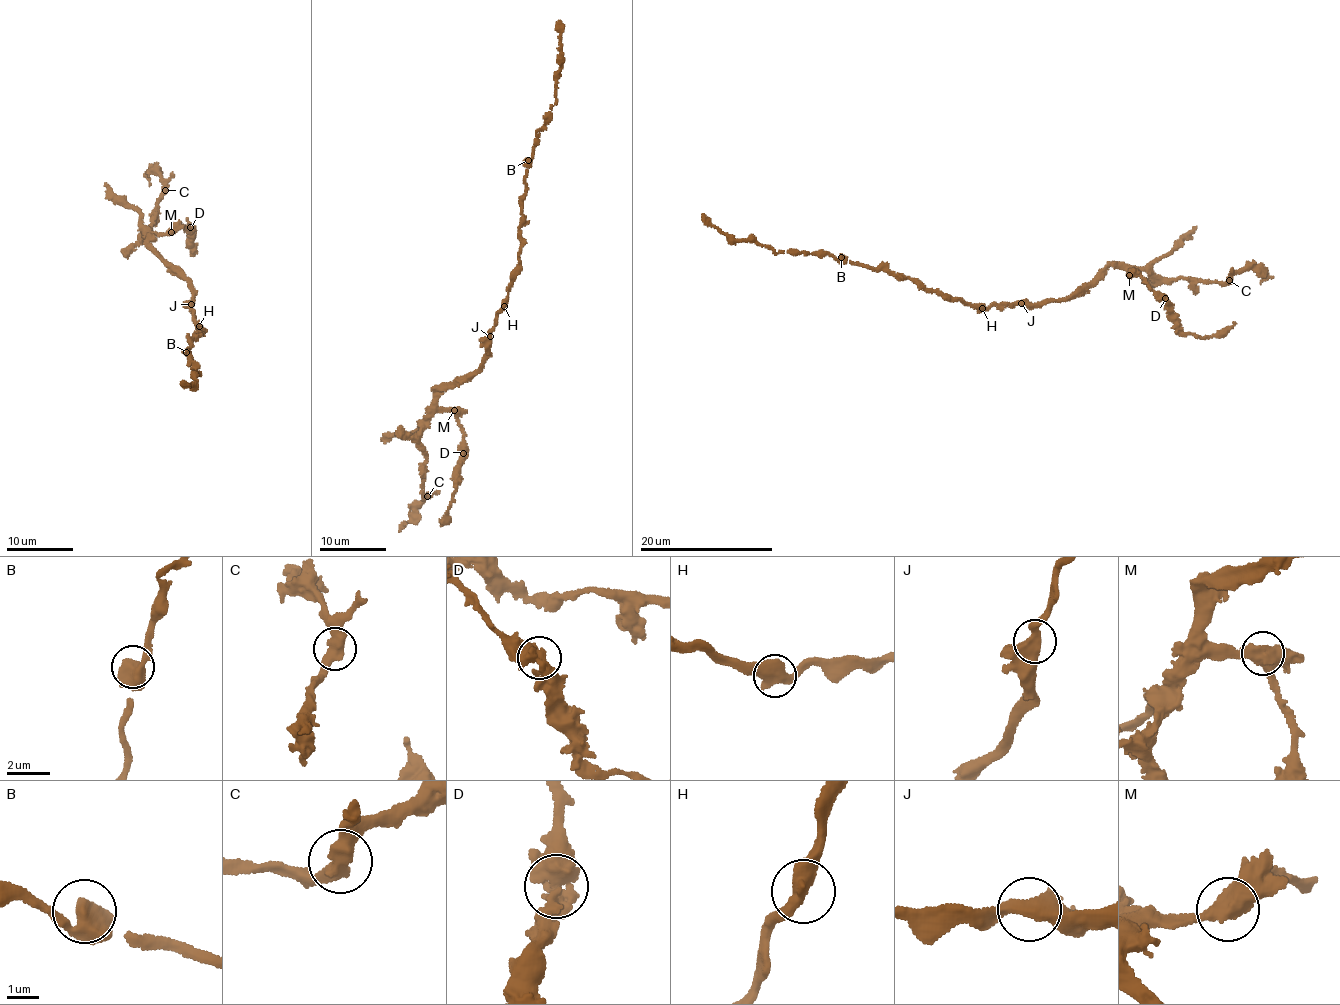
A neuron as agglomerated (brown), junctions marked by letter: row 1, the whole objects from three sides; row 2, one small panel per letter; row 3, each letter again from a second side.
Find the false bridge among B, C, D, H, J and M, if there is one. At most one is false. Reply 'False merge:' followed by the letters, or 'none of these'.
False merge: none of these

